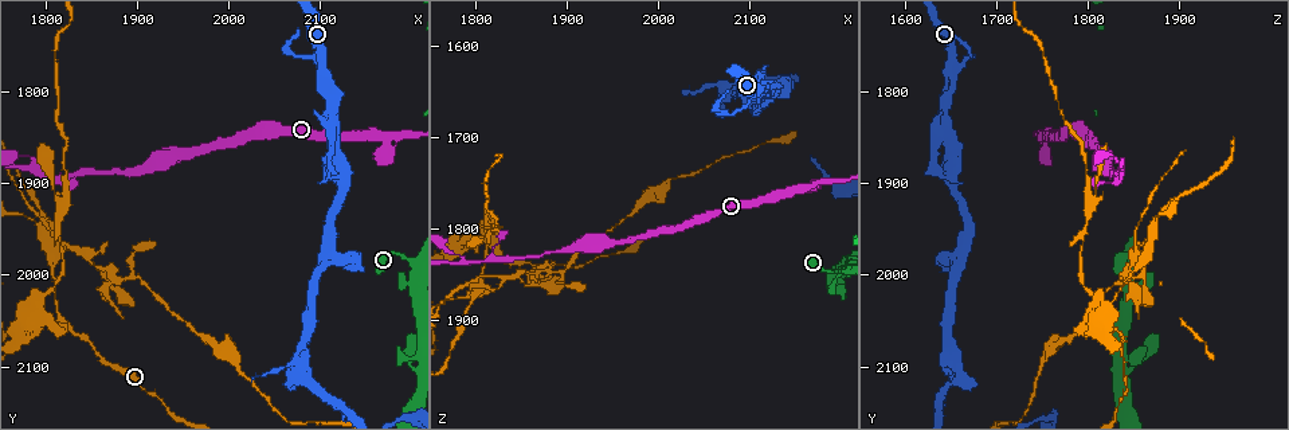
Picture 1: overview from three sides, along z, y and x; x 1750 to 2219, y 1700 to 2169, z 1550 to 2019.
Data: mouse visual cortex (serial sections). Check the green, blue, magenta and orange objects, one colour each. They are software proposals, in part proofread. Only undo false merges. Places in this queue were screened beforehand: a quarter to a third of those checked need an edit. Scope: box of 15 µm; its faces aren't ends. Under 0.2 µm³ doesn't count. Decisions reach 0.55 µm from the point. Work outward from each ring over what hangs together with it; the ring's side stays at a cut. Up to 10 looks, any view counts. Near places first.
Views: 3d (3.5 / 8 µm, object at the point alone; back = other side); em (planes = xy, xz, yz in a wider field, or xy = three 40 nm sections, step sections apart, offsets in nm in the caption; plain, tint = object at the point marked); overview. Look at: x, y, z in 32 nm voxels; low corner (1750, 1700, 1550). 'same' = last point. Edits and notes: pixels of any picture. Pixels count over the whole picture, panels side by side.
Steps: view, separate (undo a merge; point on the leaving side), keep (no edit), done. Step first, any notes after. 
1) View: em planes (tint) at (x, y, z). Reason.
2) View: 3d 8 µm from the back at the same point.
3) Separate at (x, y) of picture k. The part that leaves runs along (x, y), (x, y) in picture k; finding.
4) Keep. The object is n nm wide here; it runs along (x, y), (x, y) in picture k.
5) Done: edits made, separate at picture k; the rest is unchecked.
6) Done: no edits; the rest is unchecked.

View: 3d 3.5 µm at (2200, 1985, 1850). Sudden change in width.

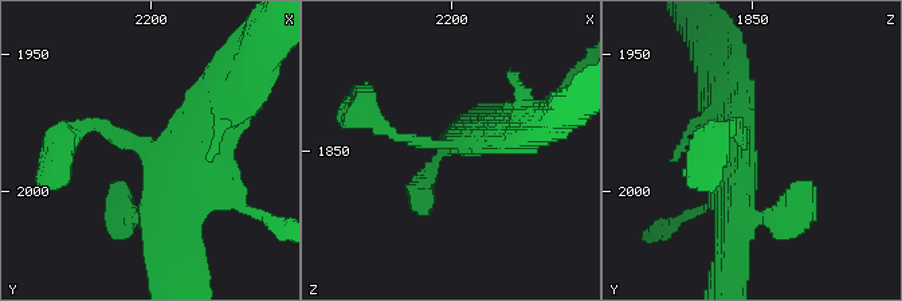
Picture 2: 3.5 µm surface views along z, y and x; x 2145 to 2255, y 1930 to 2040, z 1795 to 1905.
View: em xy step 5 (tint) at (2200, 1983, 1848). Now the EM.

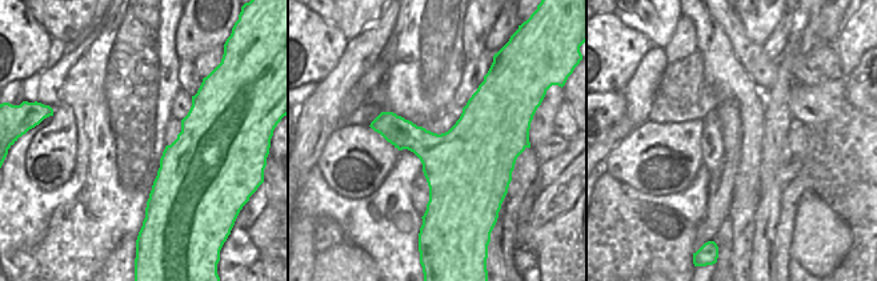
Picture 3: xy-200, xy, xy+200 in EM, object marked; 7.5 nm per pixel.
View: em xy step 3 (tint) at the same point.

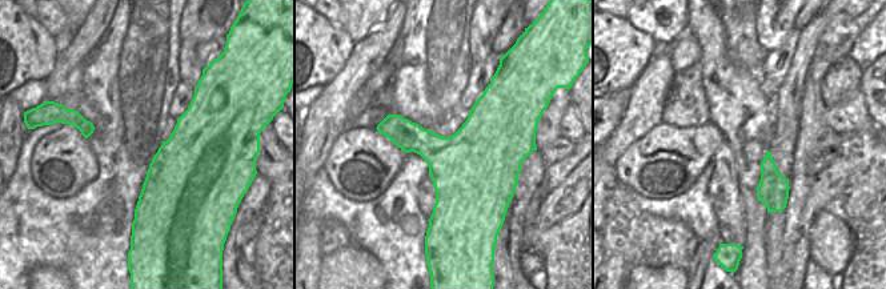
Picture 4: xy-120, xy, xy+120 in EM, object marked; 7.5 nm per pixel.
Keep. One cell here.

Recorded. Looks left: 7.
View: 3d 3.5 µm at (2105, 1965, 1670). Arms part here.

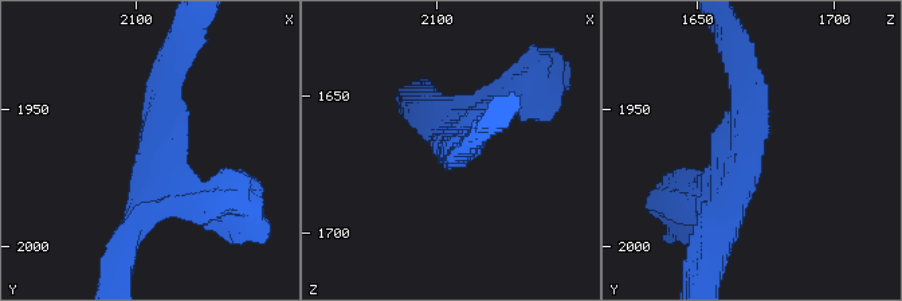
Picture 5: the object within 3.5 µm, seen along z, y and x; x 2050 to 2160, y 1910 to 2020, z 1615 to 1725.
View: em xy step 1 (tint) at (2105, 1969, 1667).

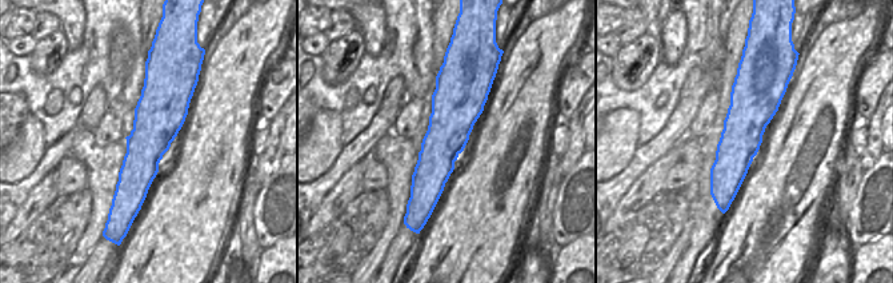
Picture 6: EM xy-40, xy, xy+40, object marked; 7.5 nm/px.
Keep. It runs along (157, 70), (157, 122), (132, 207) in picture 6; continuous, no second cell.

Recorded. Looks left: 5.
View: 3d 3.5 µm at (1790, 1885, 1835). Three-way junction.

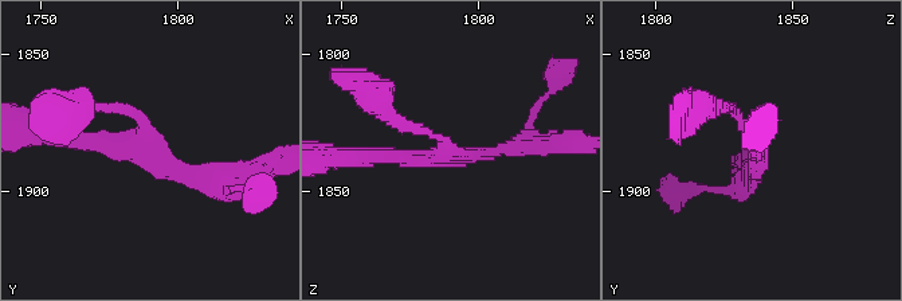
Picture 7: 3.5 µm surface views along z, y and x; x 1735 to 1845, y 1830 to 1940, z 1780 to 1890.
View: em xy step 2 (tint) at (1793, 1886, 1838). 3 arms meet here; the arms are 150, 200, 250 nm wide; shape alone is not enough.

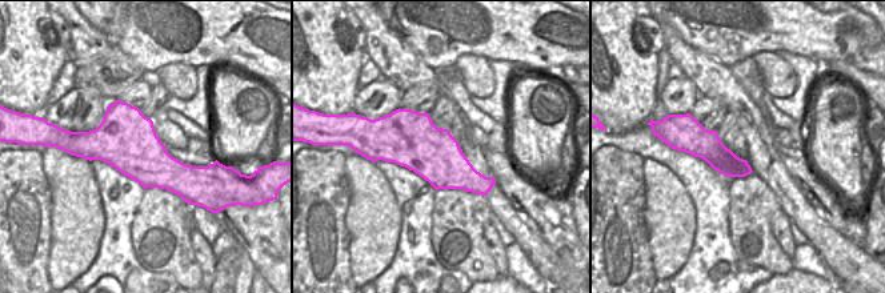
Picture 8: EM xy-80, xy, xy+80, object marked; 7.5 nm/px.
Keep. It runs along (240, 175), (177, 175), (133, 113), (99, 109) in picture 7; continuous, no second cell.

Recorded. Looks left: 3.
View: 3d 3.5 µm at (1815, 2050, 1815). Abrupt turn.

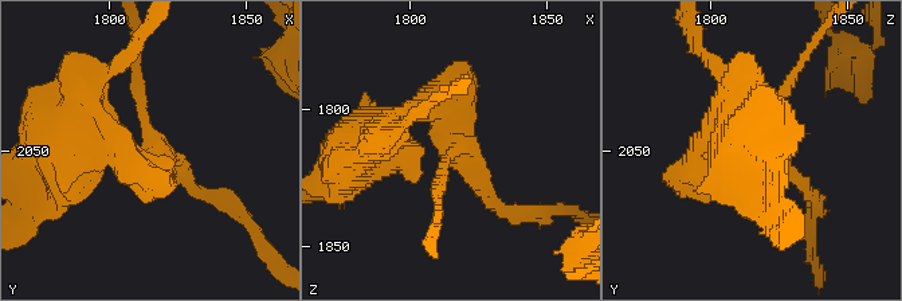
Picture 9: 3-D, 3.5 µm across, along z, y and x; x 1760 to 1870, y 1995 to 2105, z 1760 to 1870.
View: em xy step 1 (tint) at (1815, 2052, 1816). Now the EM.

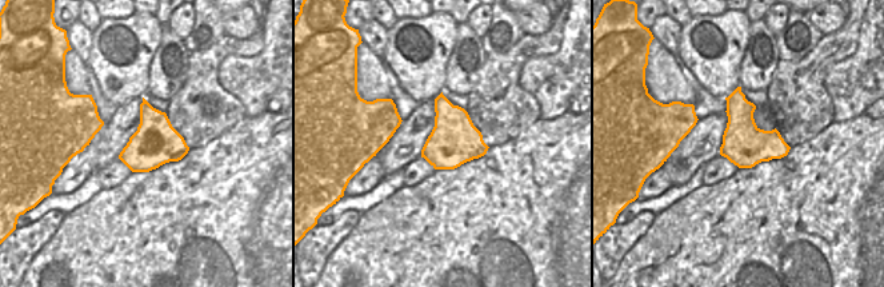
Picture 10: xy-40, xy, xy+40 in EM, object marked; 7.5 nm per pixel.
Separate at (412, 149) of picture 9. The part that leaves runs along (431, 110), (402, 110), (360, 155) in picture 9; a second cell is stuck on.

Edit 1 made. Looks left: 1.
Done: edits made, separate at picture 9; the rest is unchecked.

